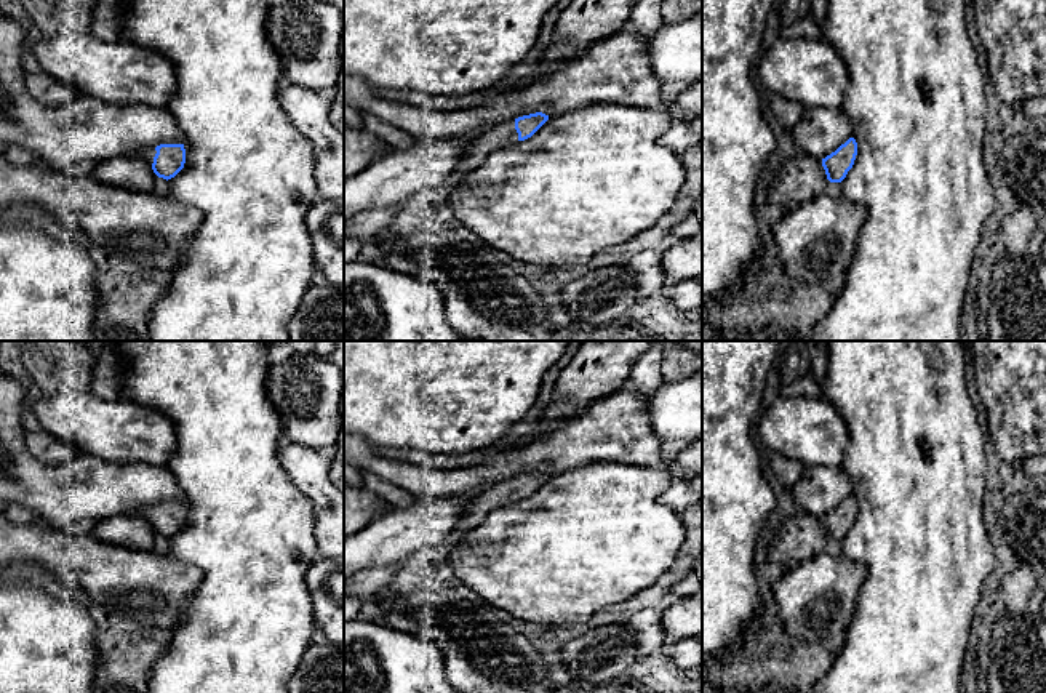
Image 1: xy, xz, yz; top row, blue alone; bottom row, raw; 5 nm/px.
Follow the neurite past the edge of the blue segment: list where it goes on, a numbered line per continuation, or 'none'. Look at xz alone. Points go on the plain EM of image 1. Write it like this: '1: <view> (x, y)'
1: xz (504, 493)

